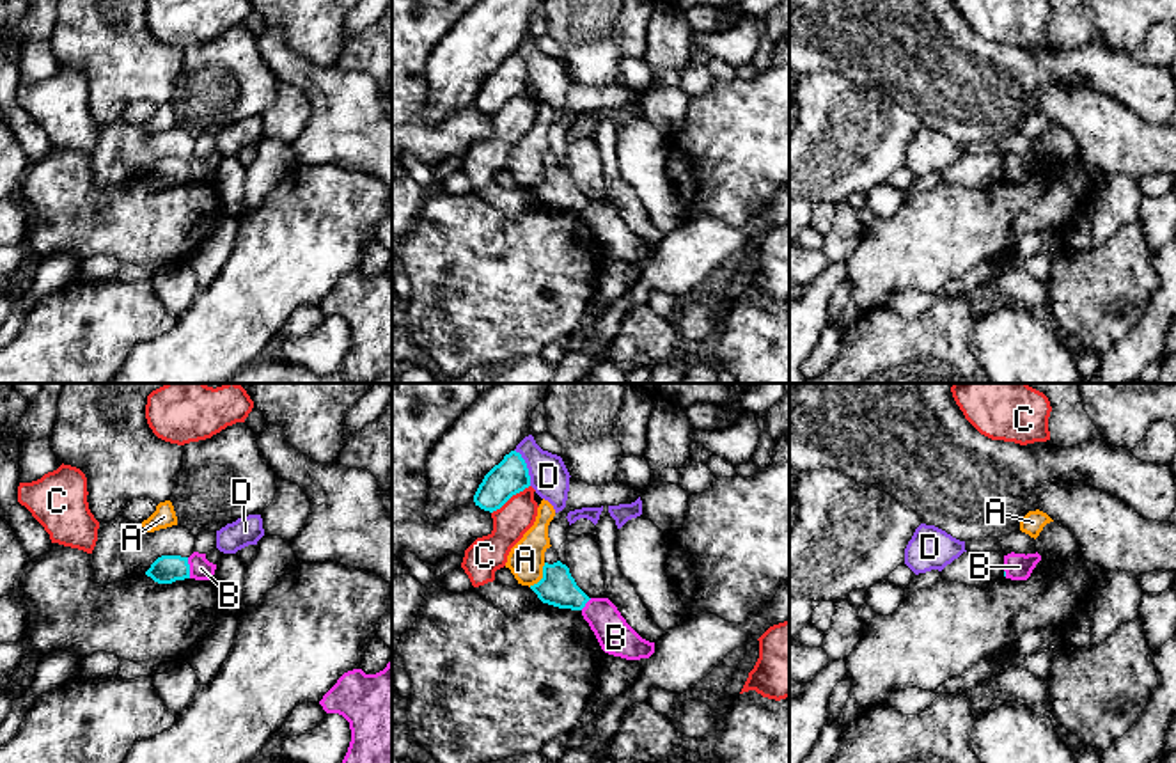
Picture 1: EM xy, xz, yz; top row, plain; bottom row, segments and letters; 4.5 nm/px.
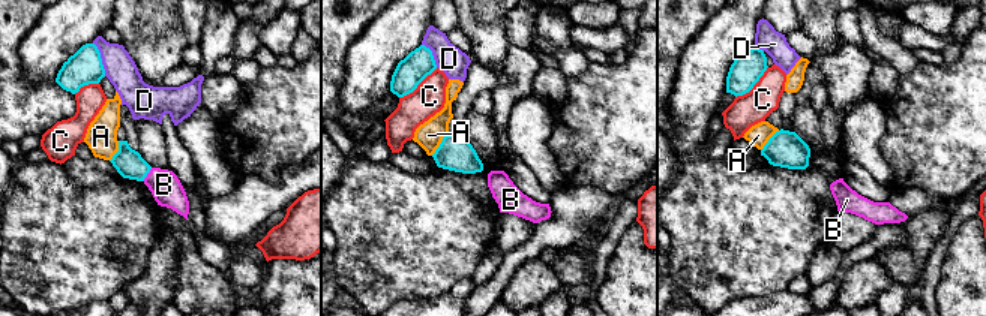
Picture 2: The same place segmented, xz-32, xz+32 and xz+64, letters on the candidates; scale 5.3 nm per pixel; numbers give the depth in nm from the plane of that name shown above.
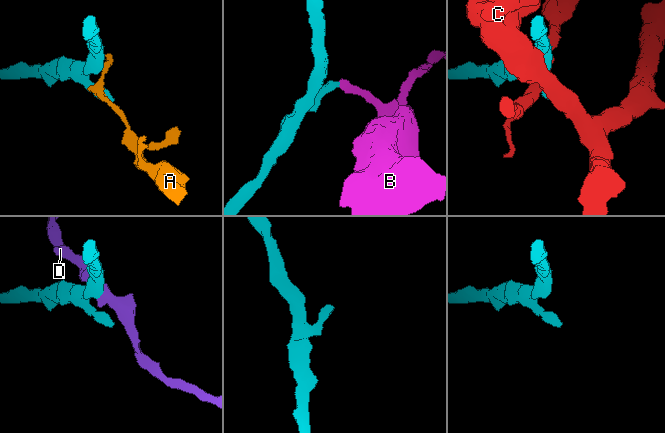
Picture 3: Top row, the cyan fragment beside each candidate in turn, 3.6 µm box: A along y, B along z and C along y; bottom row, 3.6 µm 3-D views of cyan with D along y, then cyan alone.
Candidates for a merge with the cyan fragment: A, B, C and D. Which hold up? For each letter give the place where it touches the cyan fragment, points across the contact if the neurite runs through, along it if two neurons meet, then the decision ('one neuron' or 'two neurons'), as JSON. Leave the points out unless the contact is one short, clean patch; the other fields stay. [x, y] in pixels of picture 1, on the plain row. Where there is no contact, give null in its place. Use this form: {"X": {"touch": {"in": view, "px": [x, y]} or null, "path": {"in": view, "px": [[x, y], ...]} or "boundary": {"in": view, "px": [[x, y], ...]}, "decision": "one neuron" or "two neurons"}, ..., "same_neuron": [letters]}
{"A": {"touch": {"in": "xz", "px": [543, 180]}, "boundary": {"in": "xz", "px": [[545, 165], [543, 178], [529, 188]]}, "decision": "two neurons"}, "B": {"touch": {"in": "xy", "px": [188, 171]}, "boundary": {"in": "xy", "px": [[187, 160], [190, 180]]}, "decision": "two neurons"}, "C": {"touch": {"in": "xz", "px": [509, 100]}, "boundary": {"in": "xz", "px": [[529, 87], [492, 116]]}, "decision": "two neurons"}, "D": {"touch": {"in": "xz", "px": [525, 70]}, "boundary": {"in": "xz", "px": [[515, 52], [525, 66], [531, 87]]}, "decision": "two neurons"}, "same_neuron": []}

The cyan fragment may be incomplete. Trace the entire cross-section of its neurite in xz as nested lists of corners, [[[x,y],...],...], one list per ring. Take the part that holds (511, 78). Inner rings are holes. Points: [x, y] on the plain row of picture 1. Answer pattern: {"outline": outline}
{"outline": [[[511,53],[479,87],[474,105],[484,114],[500,112],[513,98],[530,89],[530,78],[520,55]]]}

